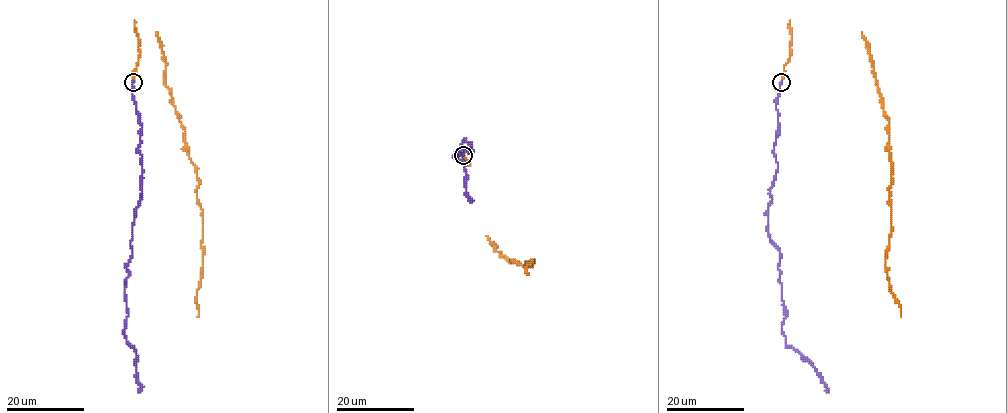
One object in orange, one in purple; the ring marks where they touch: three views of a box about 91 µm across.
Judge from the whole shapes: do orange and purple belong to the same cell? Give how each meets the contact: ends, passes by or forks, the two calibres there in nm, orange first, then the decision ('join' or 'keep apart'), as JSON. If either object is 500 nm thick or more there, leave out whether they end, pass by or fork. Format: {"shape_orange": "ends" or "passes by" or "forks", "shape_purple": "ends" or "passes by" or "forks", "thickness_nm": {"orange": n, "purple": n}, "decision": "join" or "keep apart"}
{"shape_orange": "ends", "shape_purple": "ends", "thickness_nm": {"orange": 100, "purple": 200}, "decision": "join"}

